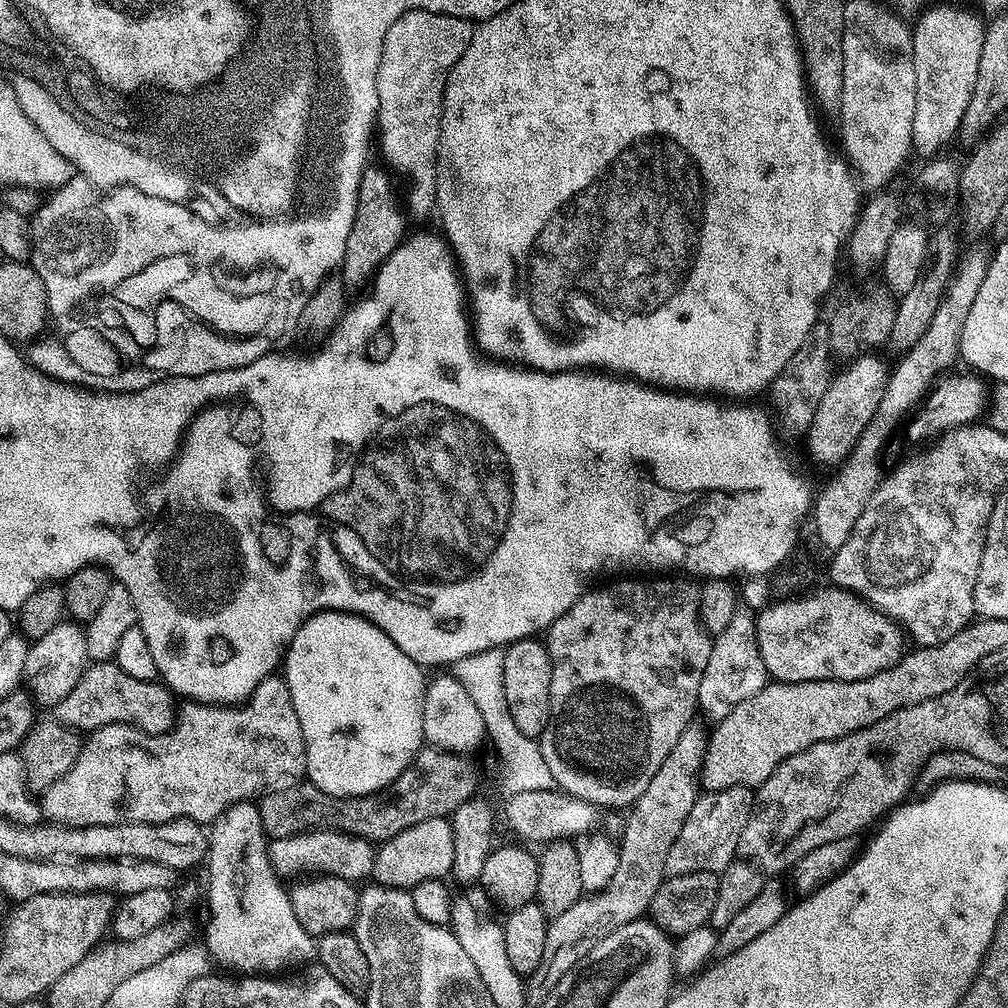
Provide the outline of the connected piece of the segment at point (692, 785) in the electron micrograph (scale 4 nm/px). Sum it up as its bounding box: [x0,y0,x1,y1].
[526,726,708,997]

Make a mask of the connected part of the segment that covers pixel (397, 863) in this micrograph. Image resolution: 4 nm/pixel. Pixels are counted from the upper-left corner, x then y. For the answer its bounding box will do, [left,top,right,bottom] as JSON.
[371,817,454,890]

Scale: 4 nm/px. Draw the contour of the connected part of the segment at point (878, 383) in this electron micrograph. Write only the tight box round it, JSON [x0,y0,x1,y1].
[806,354,889,470]

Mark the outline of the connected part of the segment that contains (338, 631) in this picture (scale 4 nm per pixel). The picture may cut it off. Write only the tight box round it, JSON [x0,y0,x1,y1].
[282,612,426,796]

